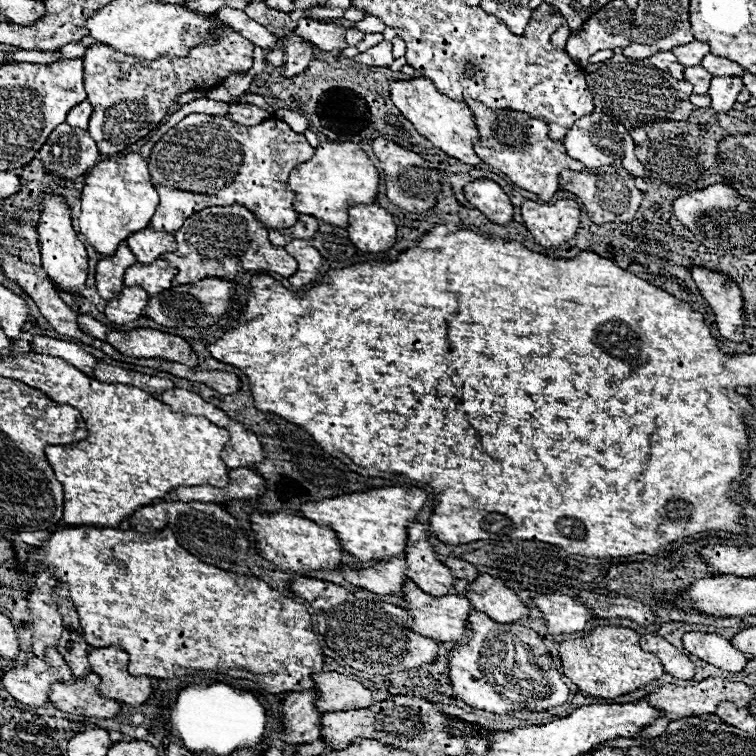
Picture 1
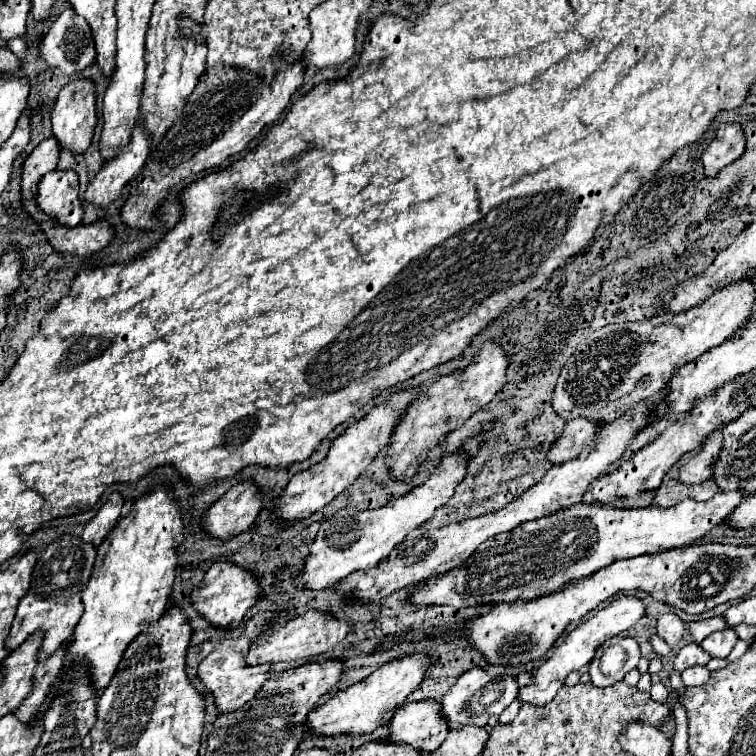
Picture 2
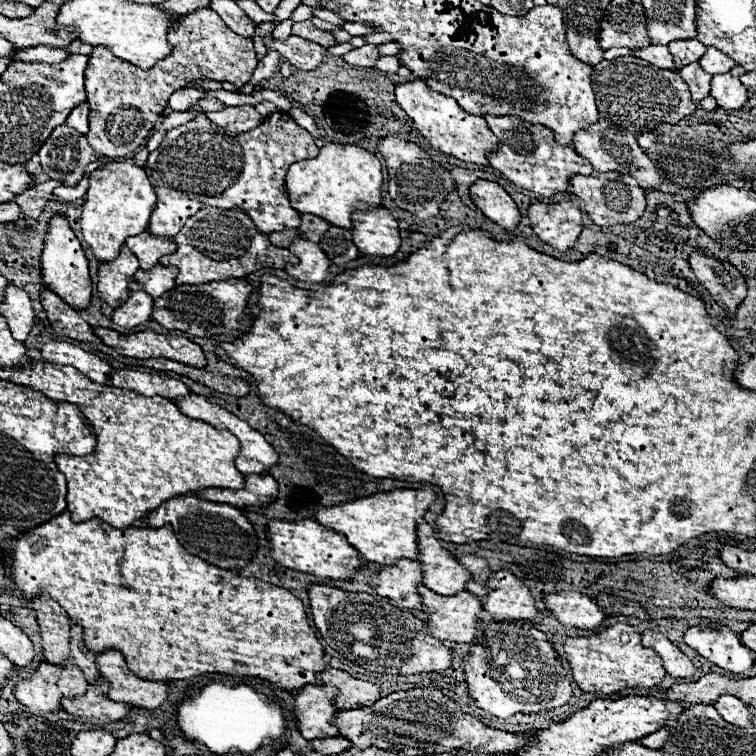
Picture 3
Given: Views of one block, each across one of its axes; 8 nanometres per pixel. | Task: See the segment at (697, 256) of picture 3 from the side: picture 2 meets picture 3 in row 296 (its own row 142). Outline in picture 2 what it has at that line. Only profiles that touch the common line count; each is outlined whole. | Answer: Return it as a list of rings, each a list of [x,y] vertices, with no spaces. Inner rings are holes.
[[[722,124],[716,132],[716,138],[706,148],[702,160],[704,160],[704,172],[708,178],[716,178],[718,172],[738,160],[744,154],[744,132],[740,124]]]

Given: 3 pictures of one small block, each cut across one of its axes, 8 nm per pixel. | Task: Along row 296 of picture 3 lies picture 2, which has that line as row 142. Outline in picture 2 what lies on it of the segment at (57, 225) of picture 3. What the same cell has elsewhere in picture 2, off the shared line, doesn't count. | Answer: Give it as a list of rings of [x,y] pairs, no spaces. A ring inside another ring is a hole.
[[[80,78],[80,80],[66,84],[60,90],[54,110],[52,110],[52,132],[56,138],[60,138],[60,146],[66,150],[78,152],[78,154],[86,152],[92,142],[96,124],[98,124],[98,116],[96,116],[96,86],[94,86],[94,82],[88,78]]]

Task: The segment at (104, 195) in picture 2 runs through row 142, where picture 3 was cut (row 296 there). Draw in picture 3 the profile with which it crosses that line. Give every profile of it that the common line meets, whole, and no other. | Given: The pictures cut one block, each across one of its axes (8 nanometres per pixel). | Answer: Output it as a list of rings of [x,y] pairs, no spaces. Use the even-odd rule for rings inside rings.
[[[130,292],[128,300],[112,312],[112,322],[122,328],[134,328],[152,320],[154,300],[146,292]]]

